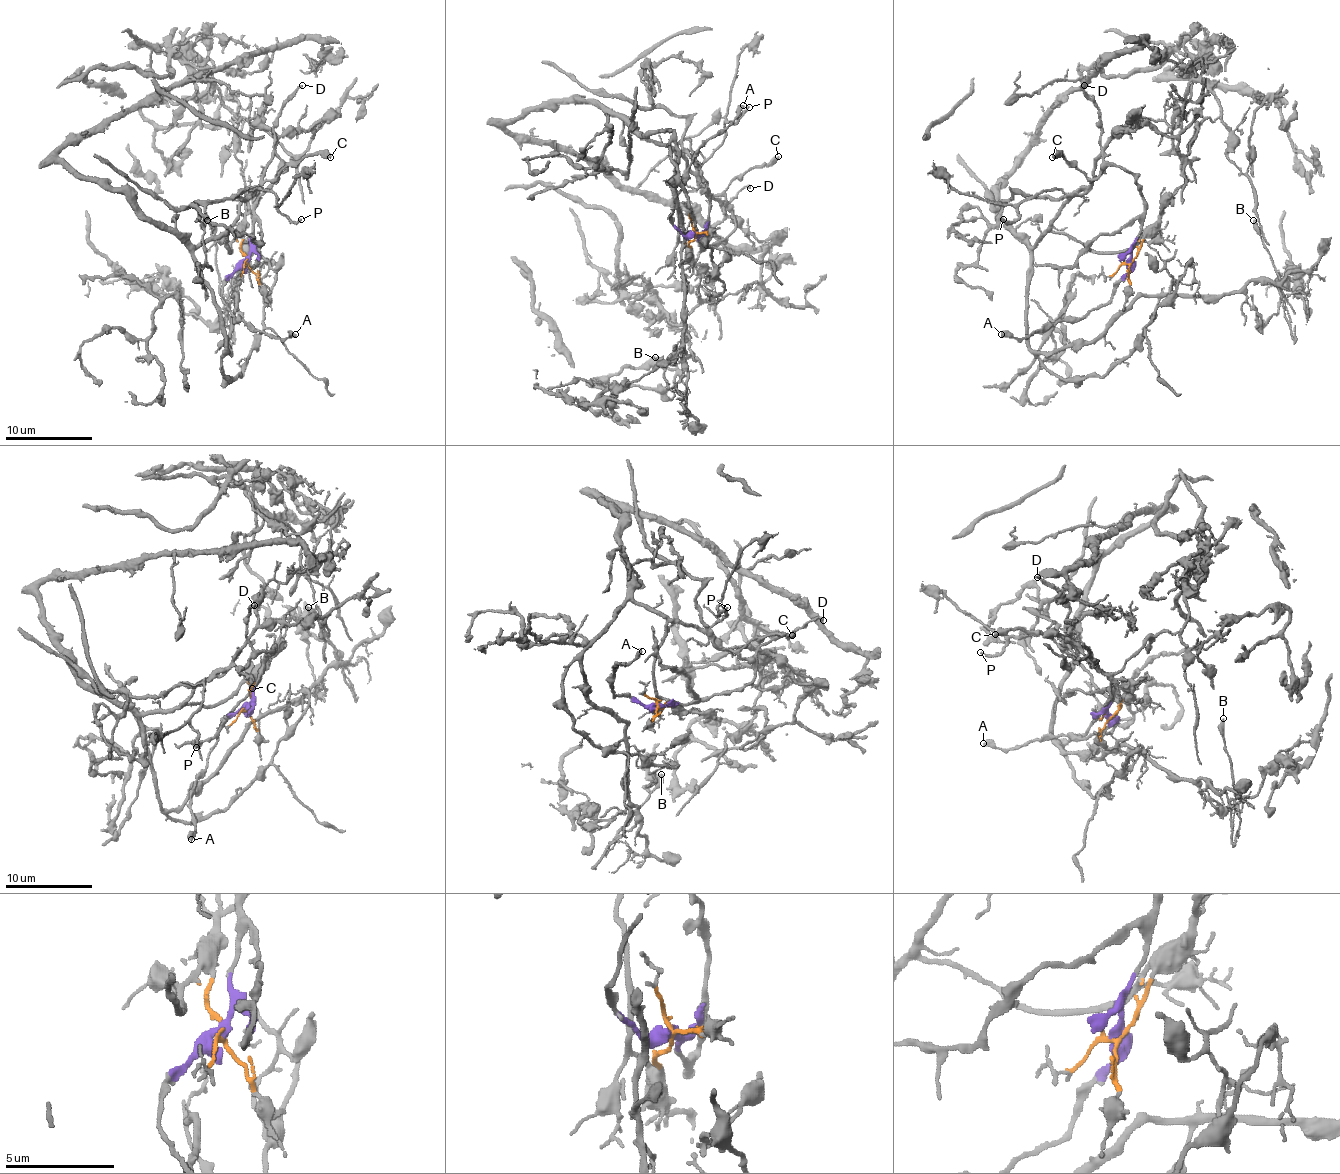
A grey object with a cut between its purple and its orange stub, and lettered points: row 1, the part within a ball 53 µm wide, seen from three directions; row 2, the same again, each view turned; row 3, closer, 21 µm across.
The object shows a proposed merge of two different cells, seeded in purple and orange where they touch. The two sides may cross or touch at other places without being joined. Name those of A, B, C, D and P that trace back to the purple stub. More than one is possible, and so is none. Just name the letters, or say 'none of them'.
A, C, D

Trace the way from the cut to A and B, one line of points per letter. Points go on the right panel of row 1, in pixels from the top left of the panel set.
A: (1129, 262), (1129, 270), (1118, 281), (1116, 292), (1079, 318), (1051, 322), (1023, 338), (1001, 333)
B: (1131, 262), (1138, 240), (1049, 231), (1029, 346), (1090, 344), (1138, 296), (1283, 294), (1253, 220)

